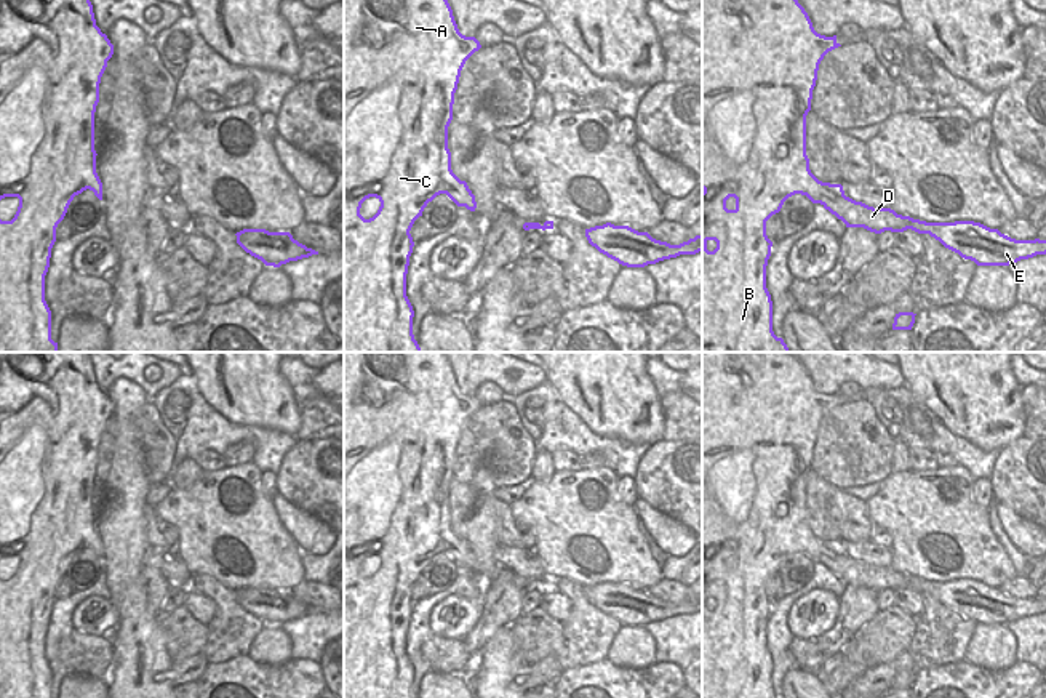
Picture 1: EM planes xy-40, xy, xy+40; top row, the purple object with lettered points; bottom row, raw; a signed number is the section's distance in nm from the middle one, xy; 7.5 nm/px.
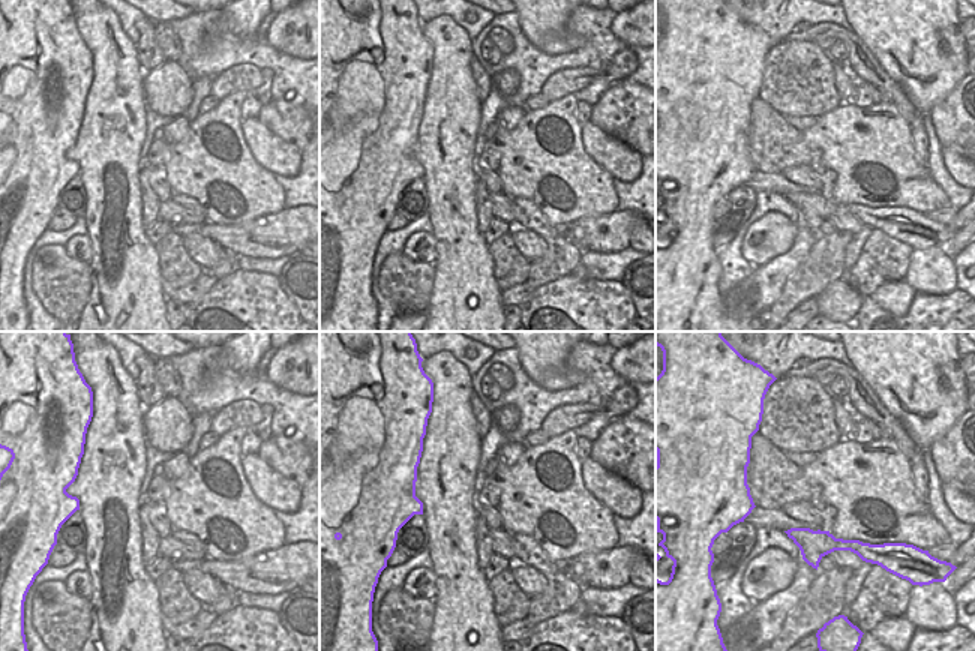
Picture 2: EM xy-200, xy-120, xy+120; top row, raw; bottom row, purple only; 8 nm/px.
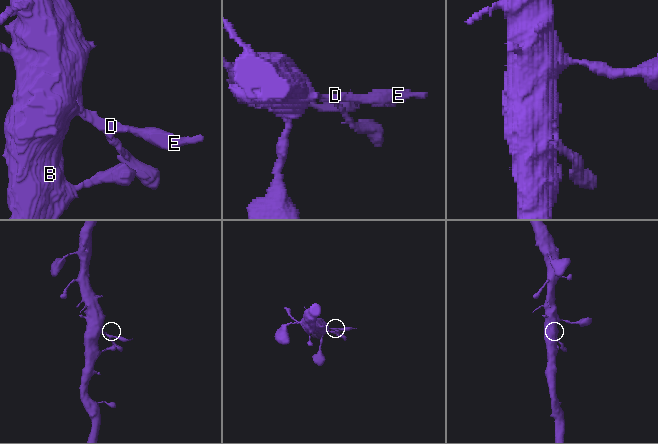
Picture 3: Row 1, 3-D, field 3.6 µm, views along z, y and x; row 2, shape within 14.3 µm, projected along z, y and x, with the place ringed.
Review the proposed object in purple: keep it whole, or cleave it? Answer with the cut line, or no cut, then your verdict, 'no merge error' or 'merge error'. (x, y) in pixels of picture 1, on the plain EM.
xy+40 (843, 553), (822, 562) | merge error

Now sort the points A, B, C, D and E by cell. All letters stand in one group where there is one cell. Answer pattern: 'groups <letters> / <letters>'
groups A B C / D E

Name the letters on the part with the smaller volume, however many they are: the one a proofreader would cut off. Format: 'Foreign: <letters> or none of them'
Foreign: D, E

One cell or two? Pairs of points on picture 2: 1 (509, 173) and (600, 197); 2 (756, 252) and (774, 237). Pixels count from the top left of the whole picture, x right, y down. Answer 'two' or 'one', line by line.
1: one
2: one

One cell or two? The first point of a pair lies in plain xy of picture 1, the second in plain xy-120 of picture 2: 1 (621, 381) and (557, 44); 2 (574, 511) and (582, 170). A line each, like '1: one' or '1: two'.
1: one
2: one

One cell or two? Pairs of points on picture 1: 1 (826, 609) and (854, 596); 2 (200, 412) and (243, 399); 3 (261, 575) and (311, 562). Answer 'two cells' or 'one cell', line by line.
1: two cells
2: two cells
3: two cells

